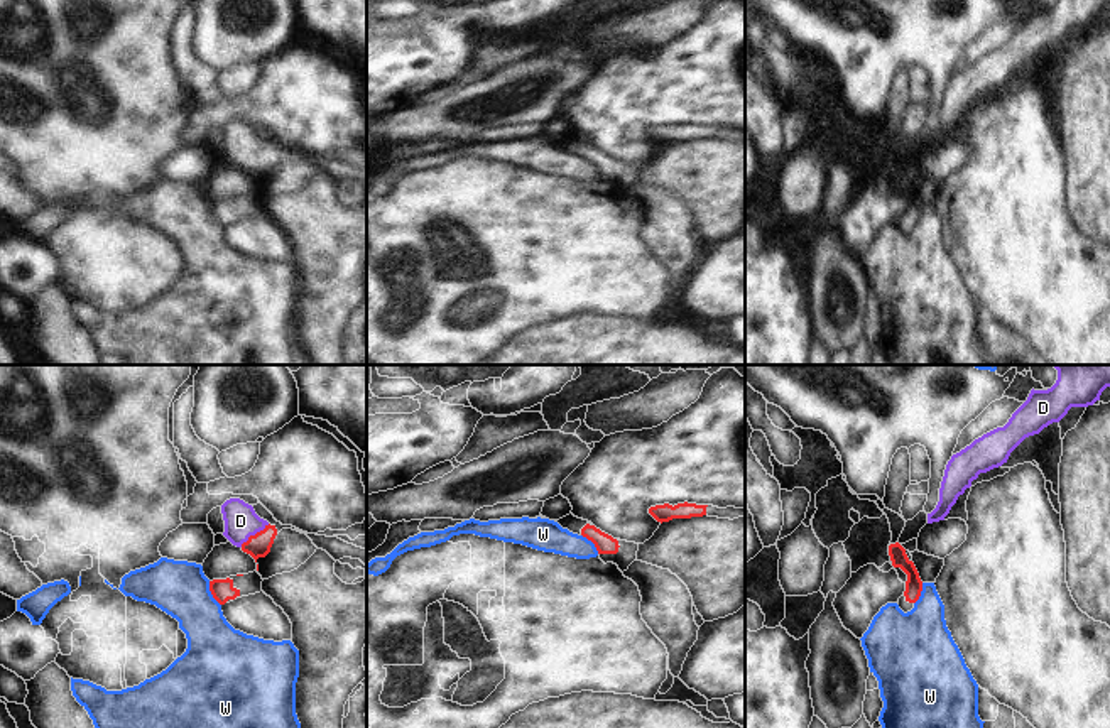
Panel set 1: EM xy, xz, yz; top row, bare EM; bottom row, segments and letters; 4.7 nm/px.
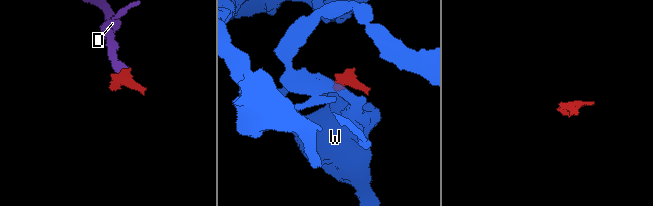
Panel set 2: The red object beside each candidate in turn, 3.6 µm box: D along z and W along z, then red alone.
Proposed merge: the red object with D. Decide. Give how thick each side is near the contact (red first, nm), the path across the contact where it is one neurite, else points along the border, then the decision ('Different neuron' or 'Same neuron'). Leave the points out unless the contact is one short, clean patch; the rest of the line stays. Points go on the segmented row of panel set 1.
Thickness 110 nm (red) against 160 nm. Path across: xy (257, 546), (255, 534), (240, 521). Same neuron

